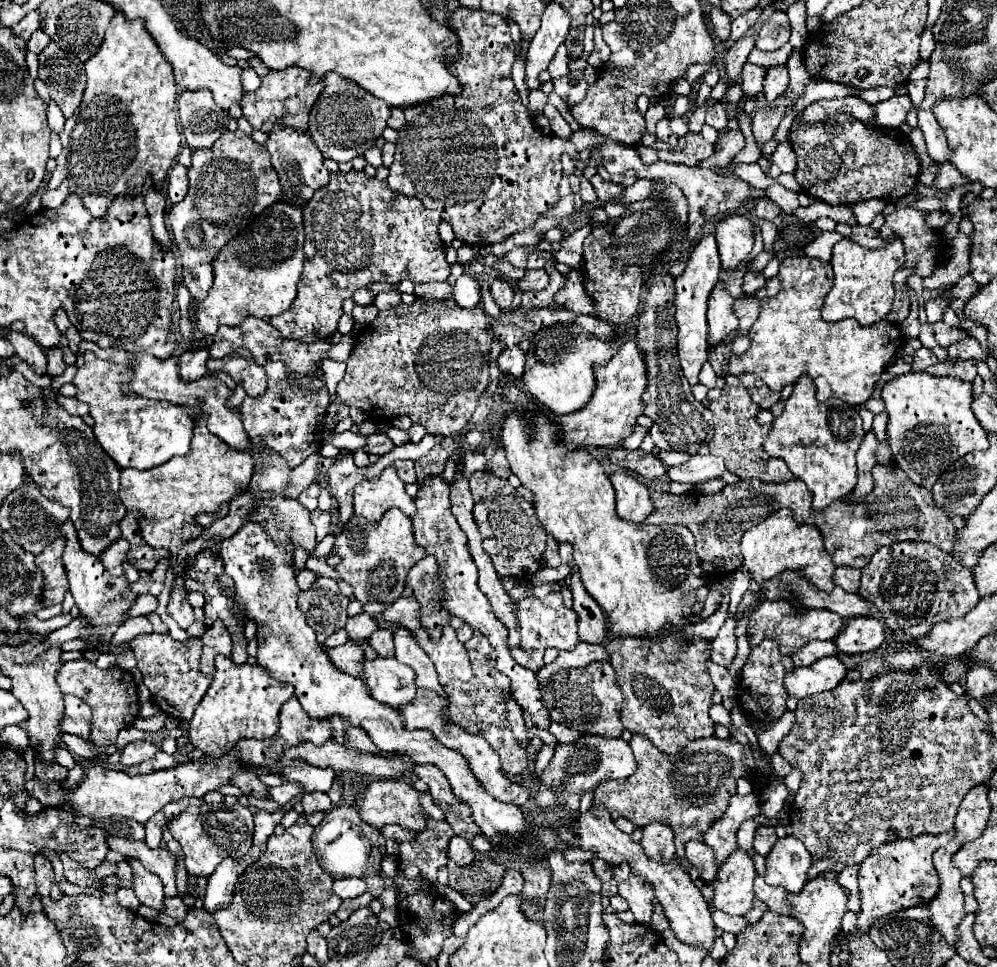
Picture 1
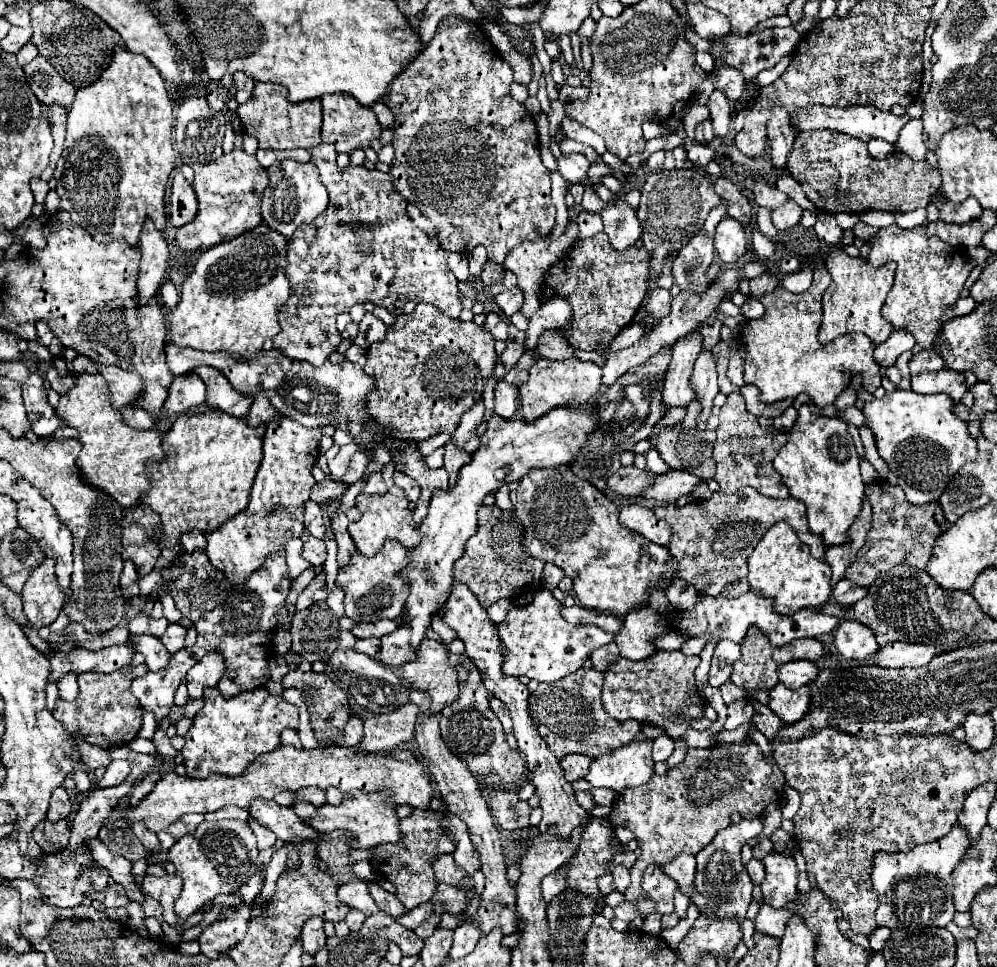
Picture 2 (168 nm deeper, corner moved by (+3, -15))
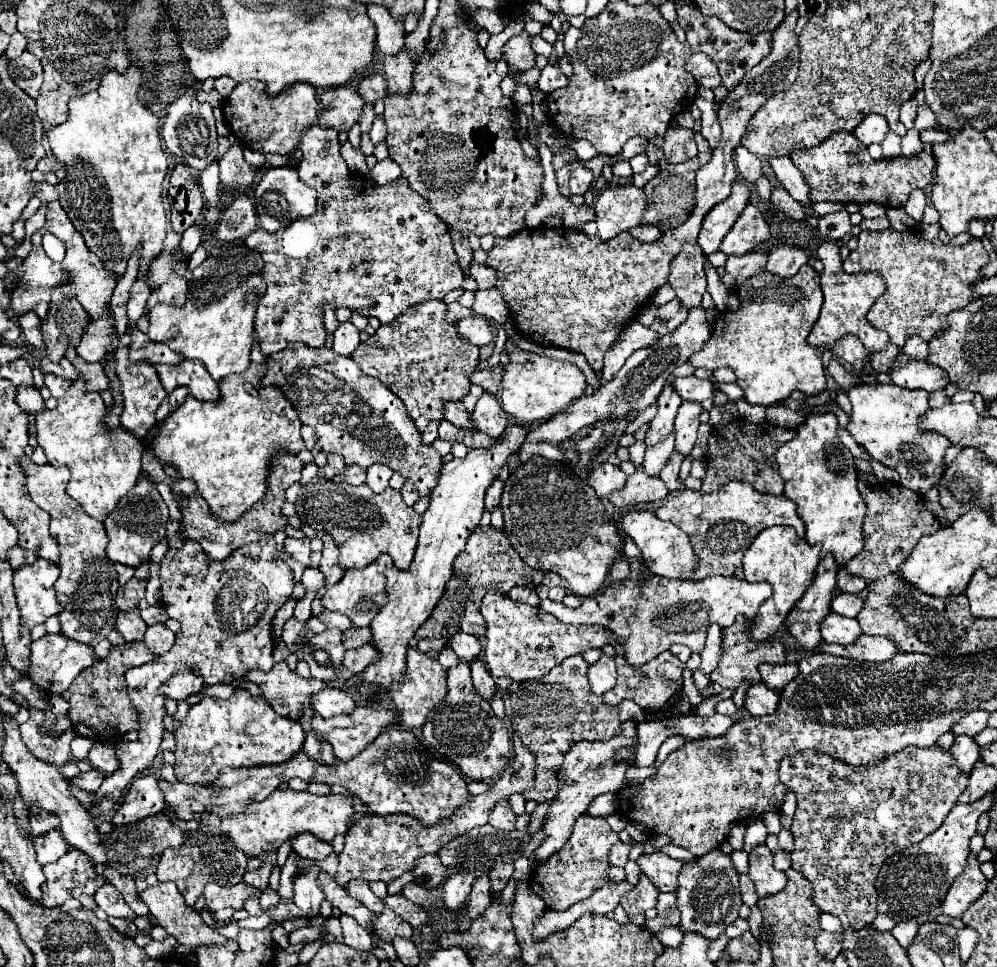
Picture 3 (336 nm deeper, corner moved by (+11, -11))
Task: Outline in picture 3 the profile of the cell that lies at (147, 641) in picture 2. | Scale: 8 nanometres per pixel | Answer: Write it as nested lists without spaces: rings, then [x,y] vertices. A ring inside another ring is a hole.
[[[118,613],[116,629],[120,631],[120,635],[128,643],[132,643],[132,641],[144,641],[146,623],[142,621],[142,617],[138,613]]]

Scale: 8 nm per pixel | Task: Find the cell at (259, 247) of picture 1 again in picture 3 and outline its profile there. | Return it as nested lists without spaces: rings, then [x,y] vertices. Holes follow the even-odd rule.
[[[234,245],[232,249],[224,249],[220,257],[208,257],[200,267],[194,269],[194,281],[188,285],[188,299],[182,307],[174,309],[170,305],[156,305],[150,313],[150,329],[148,339],[154,339],[154,343],[166,343],[172,351],[182,355],[184,359],[198,359],[206,363],[208,373],[212,379],[220,381],[222,377],[230,373],[244,373],[250,365],[250,349],[254,343],[254,311],[256,303],[246,303],[244,295],[248,291],[260,291],[260,297],[266,289],[262,279],[262,269],[258,269],[260,253],[254,249],[248,249],[246,245]]]

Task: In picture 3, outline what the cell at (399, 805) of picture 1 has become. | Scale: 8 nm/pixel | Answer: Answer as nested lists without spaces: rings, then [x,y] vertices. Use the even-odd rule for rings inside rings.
[[[276,789],[264,801],[252,801],[244,813],[232,817],[210,817],[208,825],[216,827],[222,835],[228,835],[240,851],[248,857],[260,857],[264,853],[276,851],[282,843],[290,841],[296,835],[310,833],[320,841],[330,843],[336,835],[346,835],[350,829],[352,817],[352,797],[344,795],[326,795],[318,797],[308,791],[294,791],[294,789]]]

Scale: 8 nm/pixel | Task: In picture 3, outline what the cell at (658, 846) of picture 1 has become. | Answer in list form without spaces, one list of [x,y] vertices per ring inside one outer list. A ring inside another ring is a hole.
[[[640,875],[638,885],[622,897],[620,905],[624,907],[624,911],[630,917],[630,921],[634,925],[640,925],[642,927],[646,922],[646,911],[650,907],[656,907],[656,903],[658,903],[656,897],[658,897],[658,889],[654,887],[654,883],[650,883],[648,877]]]

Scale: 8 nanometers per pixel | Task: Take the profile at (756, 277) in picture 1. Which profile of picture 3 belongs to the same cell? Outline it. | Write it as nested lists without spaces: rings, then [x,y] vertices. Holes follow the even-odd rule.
[[[778,247],[770,253],[770,259],[768,259],[768,265],[766,269],[780,275],[782,279],[786,277],[792,277],[798,273],[798,269],[808,263],[810,259],[810,253],[808,249],[802,249],[802,247]]]

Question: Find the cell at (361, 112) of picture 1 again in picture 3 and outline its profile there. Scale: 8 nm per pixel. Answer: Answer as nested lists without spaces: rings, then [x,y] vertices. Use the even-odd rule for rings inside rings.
[[[332,87],[320,95],[322,111],[318,117],[318,125],[328,125],[338,131],[348,131],[362,113],[364,101],[356,93],[354,87]]]

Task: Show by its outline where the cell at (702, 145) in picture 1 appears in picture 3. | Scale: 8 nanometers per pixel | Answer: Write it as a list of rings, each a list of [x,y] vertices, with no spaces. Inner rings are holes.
[[[748,203],[738,221],[734,223],[734,227],[730,229],[730,233],[722,239],[720,251],[724,255],[742,255],[758,247],[768,237],[770,227],[764,219],[764,213],[756,205]]]

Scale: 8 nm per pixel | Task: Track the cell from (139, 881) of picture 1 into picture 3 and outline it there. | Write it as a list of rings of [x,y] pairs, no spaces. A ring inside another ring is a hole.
[[[4,715],[4,745],[2,745],[2,759],[4,763],[8,763],[8,767],[16,773],[16,779],[18,779],[18,785],[20,785],[20,793],[22,793],[22,799],[28,807],[32,805],[38,805],[42,807],[44,811],[50,811],[54,815],[60,817],[62,821],[62,837],[68,841],[68,845],[84,851],[86,855],[90,855],[94,859],[94,863],[106,863],[106,855],[104,855],[104,845],[98,843],[98,831],[94,827],[94,821],[92,817],[84,811],[84,807],[80,805],[80,801],[72,795],[72,791],[68,789],[66,785],[66,779],[62,777],[62,773],[52,767],[50,763],[44,763],[40,759],[36,759],[28,747],[24,745],[24,741],[20,739],[20,731],[18,731],[18,723]]]

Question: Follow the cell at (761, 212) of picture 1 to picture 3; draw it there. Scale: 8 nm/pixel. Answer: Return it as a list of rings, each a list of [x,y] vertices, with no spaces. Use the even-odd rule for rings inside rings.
[[[784,187],[774,189],[770,199],[772,199],[772,203],[774,203],[784,215],[788,215],[788,217],[792,217],[792,219],[798,219],[798,221],[806,219],[804,207],[802,207],[800,203],[796,203],[796,199],[792,199],[792,197],[788,195],[788,191],[784,191]]]

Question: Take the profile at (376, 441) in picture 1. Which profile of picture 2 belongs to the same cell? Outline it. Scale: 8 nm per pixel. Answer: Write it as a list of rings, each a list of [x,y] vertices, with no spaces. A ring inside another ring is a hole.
[[[360,449],[360,451],[356,451],[356,453],[354,453],[354,457],[352,457],[352,461],[350,461],[348,473],[344,475],[344,481],[346,481],[346,483],[356,483],[356,481],[366,473],[368,463],[370,463],[370,459],[368,459],[366,451],[362,451],[362,449]]]

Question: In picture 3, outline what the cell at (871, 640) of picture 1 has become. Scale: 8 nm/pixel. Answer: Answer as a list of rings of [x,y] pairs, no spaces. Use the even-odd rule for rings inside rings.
[[[828,613],[826,619],[820,623],[820,635],[826,643],[848,645],[848,643],[854,643],[860,633],[862,631],[856,619],[842,617],[838,613]]]

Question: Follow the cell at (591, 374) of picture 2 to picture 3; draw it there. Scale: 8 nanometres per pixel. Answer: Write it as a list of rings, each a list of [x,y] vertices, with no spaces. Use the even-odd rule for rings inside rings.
[[[520,349],[510,351],[508,357],[510,361],[502,371],[500,405],[506,413],[516,417],[518,421],[536,423],[542,419],[550,419],[558,411],[566,409],[586,389],[587,384],[582,371],[572,363],[556,361],[536,353],[524,353]]]

